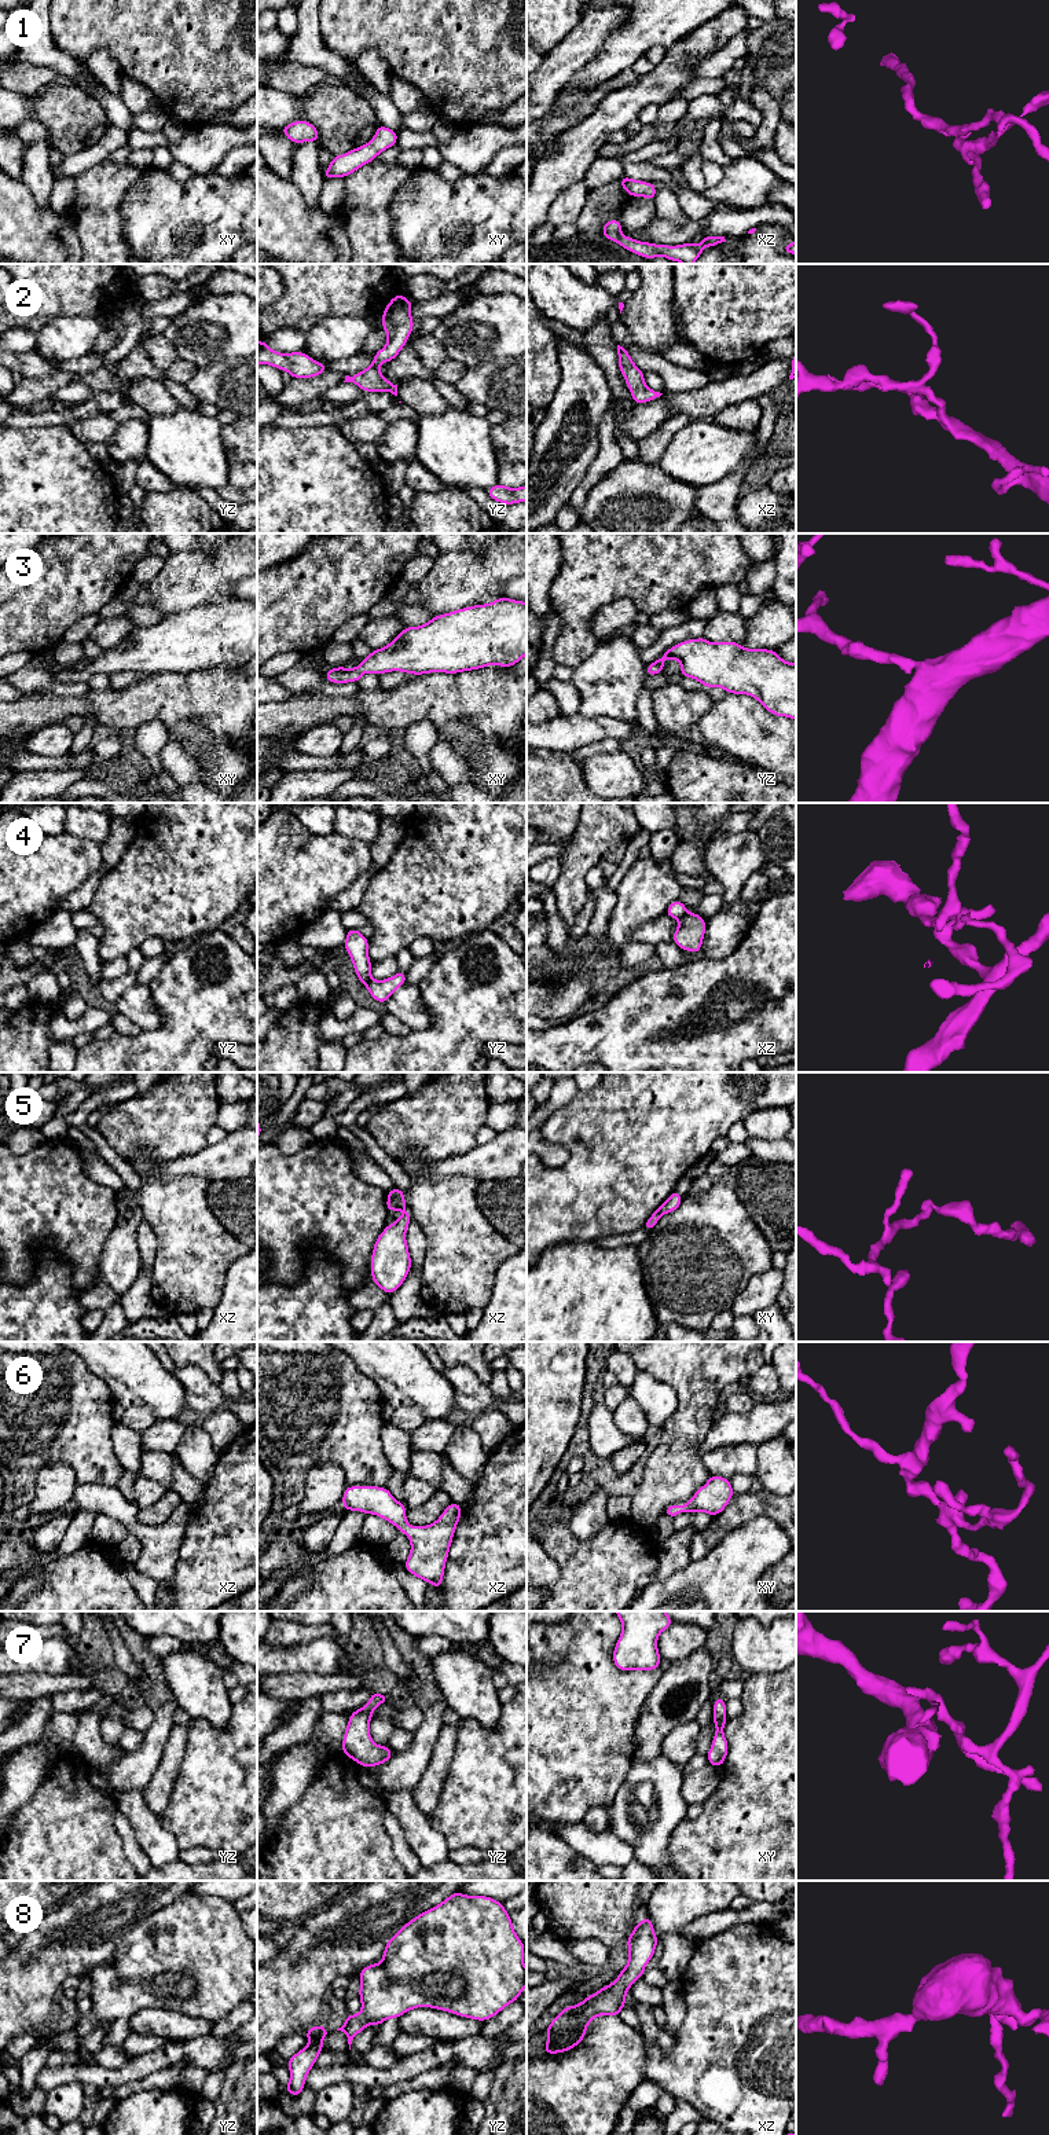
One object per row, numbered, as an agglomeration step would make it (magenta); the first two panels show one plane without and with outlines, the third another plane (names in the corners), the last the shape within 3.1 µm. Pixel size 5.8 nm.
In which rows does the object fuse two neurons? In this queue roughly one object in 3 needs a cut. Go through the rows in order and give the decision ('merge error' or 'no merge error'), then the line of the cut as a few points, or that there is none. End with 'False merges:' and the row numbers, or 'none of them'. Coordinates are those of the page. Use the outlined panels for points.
1: no merge error; cut none
2: no merge error; cut none
3: no merge error; cut none
4: merge error; cut xz (688, 913), (678, 919)
5: merge error; cut xy (660, 1207), (664, 1213)
6: no merge error; cut none
7: no merge error; cut none
8: no merge error; cut none
False merges: 4, 5

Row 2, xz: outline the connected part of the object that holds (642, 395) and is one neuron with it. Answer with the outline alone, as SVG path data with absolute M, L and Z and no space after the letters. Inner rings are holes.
M617 345L617 355L619 355L619 370L626 379L627 388L631 390L634 404L648 403L663 395L645 385L643 371L641 371L634 364L627 349Z

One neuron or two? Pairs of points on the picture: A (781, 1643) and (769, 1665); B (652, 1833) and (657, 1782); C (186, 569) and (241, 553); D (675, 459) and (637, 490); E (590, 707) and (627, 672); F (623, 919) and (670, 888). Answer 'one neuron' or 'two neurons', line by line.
A: one neuron
B: one neuron
C: one neuron
D: two neurons
E: one neuron
F: one neuron

